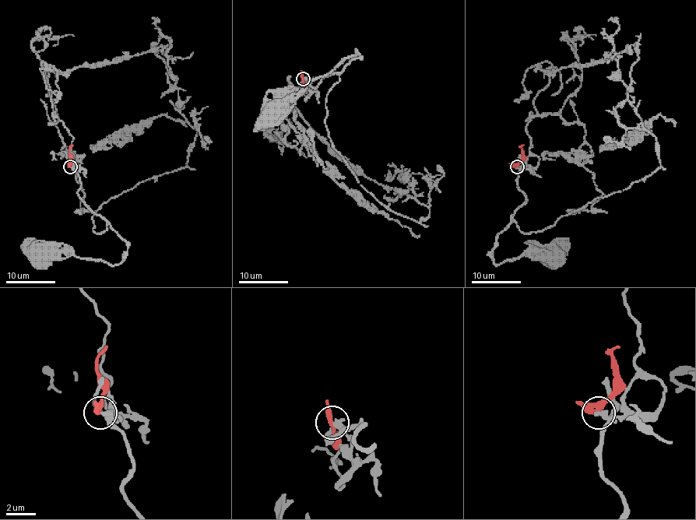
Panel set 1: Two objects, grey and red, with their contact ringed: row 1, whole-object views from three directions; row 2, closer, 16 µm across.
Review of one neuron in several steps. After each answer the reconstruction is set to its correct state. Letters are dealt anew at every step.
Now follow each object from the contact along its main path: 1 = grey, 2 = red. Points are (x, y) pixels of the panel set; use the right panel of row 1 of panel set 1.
1: (516, 167), (518, 188), (525, 201), (497, 235), (493, 256), (495, 264), (522, 255), (555, 260), (552, 256)
2: (516, 167), (522, 159), (524, 145)

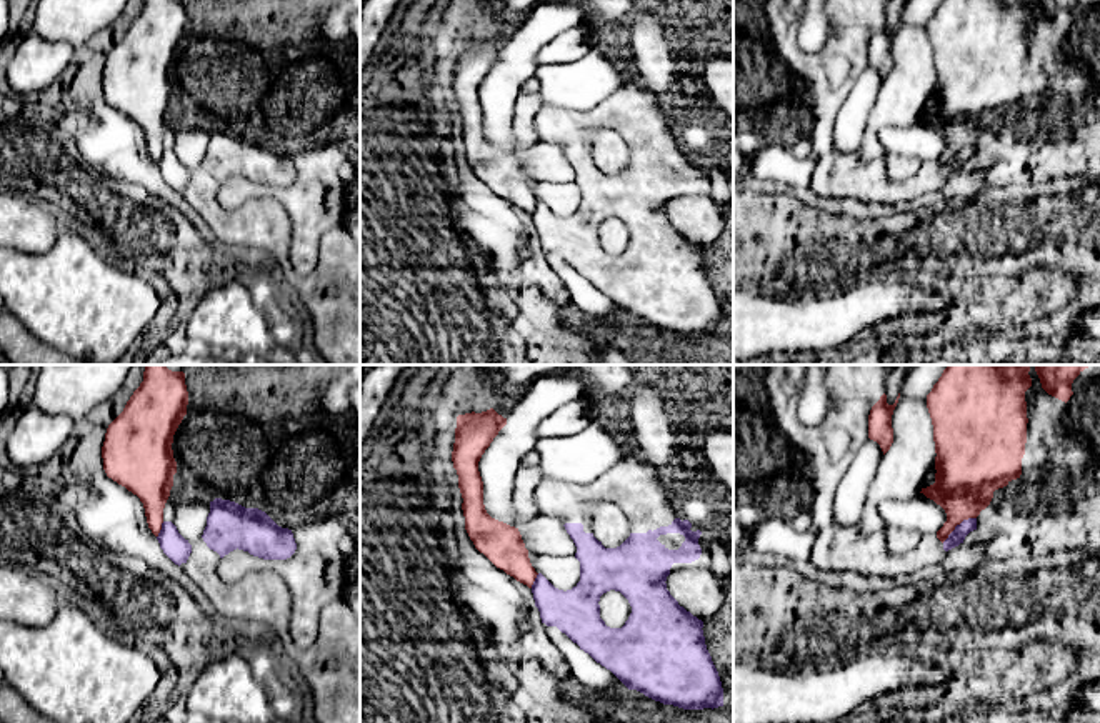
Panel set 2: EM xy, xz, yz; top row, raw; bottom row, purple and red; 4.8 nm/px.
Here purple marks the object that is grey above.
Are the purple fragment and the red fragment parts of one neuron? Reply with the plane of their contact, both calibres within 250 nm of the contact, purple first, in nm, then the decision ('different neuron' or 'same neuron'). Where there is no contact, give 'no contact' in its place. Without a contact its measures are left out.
yz | 70/300 nm | different neuron

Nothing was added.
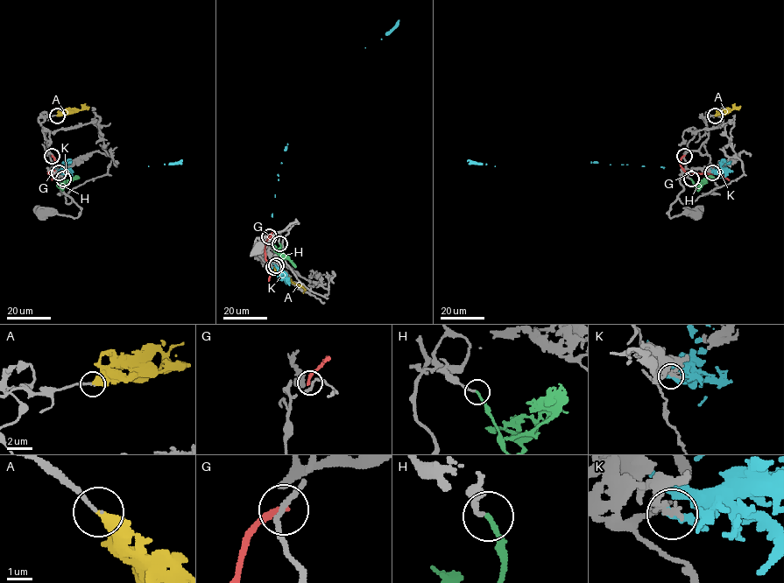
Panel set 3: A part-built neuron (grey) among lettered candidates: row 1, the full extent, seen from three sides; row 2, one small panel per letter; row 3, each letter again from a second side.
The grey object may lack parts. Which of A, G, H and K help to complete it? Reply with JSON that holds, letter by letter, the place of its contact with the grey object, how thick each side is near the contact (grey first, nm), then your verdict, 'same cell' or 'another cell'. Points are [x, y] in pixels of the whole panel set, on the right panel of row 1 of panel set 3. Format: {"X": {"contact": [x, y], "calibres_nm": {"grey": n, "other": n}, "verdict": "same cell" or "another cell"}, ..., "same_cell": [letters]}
{"A": {"contact": [715, 115], "calibres_nm": {"grey": 160, "other": 440}, "verdict": "same cell"}, "G": {"contact": [684, 156], "calibres_nm": {"grey": 180, "other": 280}, "verdict": "another cell"}, "H": {"contact": [691, 179], "calibres_nm": {"grey": 160, "other": 190}, "verdict": "same cell"}, "K": {"contact": [712, 172], "calibres_nm": {"grey": 240, "other": 320}, "verdict": "another cell"}, "same_cell": ["A", "H"]}

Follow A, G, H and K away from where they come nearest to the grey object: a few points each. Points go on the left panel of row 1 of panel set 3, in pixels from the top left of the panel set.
A: (57, 115), (87, 108), (87, 106)
G: (52, 156), (54, 170), (47, 173), (52, 173), (52, 179)
H: (63, 179), (62, 187), (79, 178)
K: (59, 172), (56, 168), (58, 166), (71, 162), (169, 164), (182, 161)

